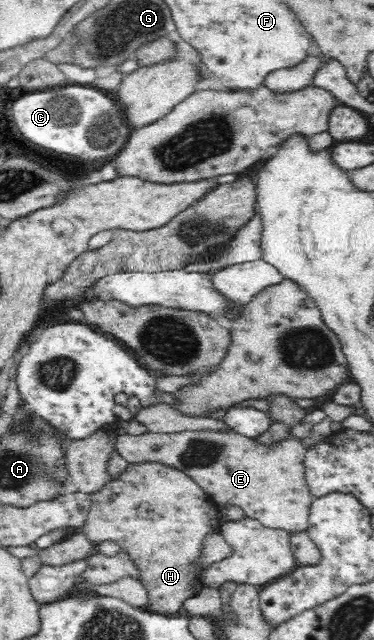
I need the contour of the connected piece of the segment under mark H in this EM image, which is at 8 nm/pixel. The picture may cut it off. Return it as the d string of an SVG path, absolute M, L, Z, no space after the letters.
M140 460L135 463L128 463L127 467L120 472L116 477L107 480L96 493L90 494L90 504L86 513L85 521L80 525L82 533L89 538L97 546L101 543L112 543L119 547L120 551L124 554L126 559L130 561L130 565L134 567L136 575L145 586L148 593L148 607L147 611L155 612L159 615L177 616L184 613L186 609L186 602L194 598L199 591L199 583L203 580L203 571L207 570L209 564L205 563L203 557L206 555L206 539L210 535L217 535L221 533L221 526L225 521L222 519L221 507L215 503L200 485L190 476L187 472L181 471L169 464L159 462L159 460Z

